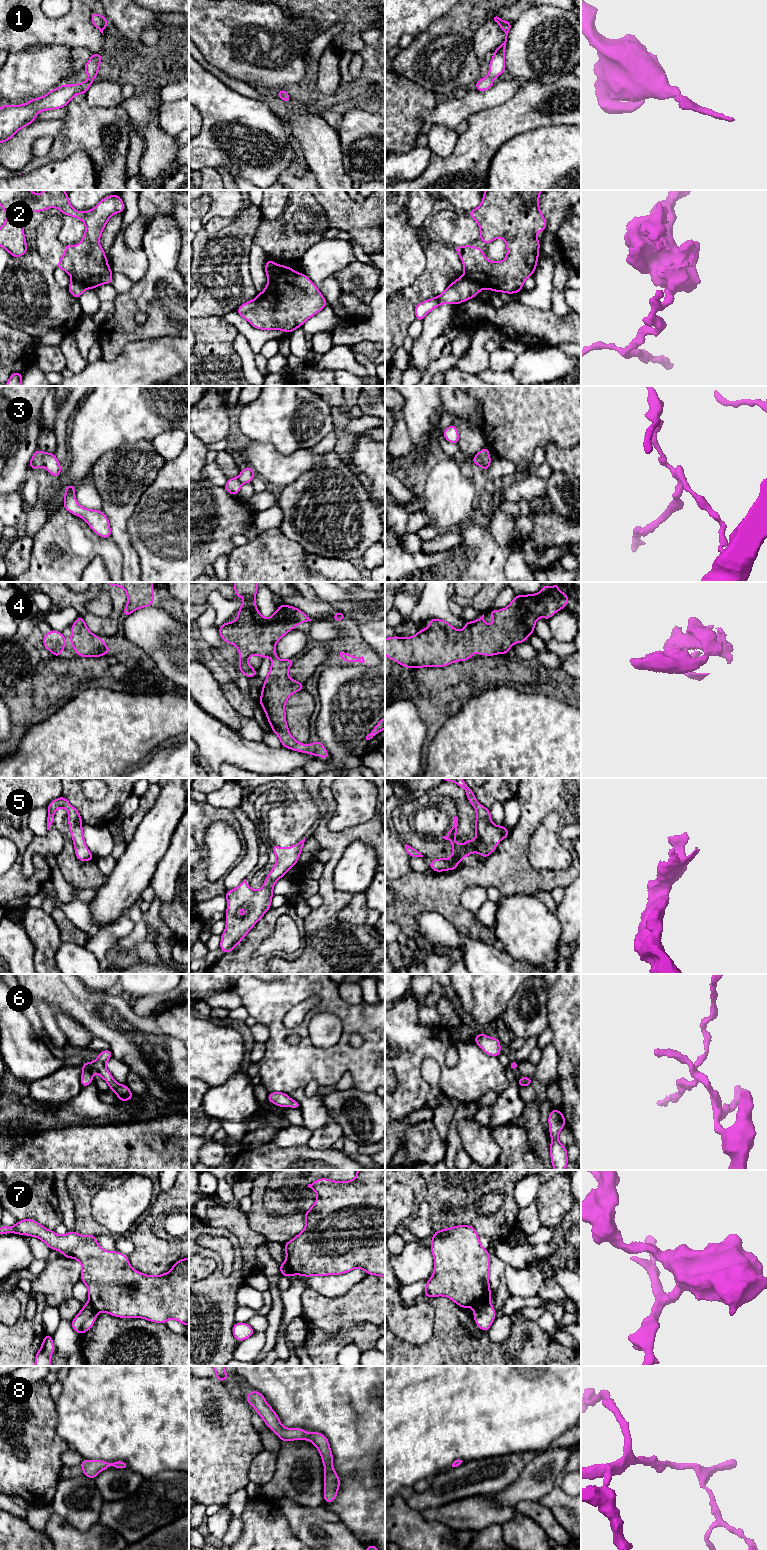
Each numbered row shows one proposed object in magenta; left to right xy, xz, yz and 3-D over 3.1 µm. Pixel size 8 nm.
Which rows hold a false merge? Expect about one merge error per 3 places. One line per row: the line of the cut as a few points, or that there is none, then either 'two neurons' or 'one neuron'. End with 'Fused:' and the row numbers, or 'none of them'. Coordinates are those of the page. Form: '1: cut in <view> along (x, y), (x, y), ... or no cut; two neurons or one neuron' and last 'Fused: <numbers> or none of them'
1: no cut; one neuron
2: cut in xz along (283, 265), (280, 272), (269, 279); two neurons
3: cut in xy along (46, 453), (43, 458), (43, 465); two neurons
4: no cut; one neuron
5: no cut; one neuron
6: no cut; one neuron
7: cut in yz along (489, 1301), (479, 1303), (474, 1308); two neurons
8: no cut; one neuron
Fused: 2, 3, 7

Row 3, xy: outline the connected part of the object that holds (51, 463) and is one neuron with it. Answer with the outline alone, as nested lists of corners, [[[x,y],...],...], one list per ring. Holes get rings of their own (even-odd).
[[[46,453],[44,455],[43,461],[44,461],[44,467],[47,469],[47,471],[56,478],[59,478],[62,468],[55,454]]]

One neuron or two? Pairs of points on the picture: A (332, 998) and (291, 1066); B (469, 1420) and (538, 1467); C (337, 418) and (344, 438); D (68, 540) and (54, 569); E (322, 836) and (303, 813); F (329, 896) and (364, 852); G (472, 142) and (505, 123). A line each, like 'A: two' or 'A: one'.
A: one
B: two
C: one
D: one
E: two
F: two
G: one

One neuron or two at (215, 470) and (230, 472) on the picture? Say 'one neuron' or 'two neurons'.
two neurons

